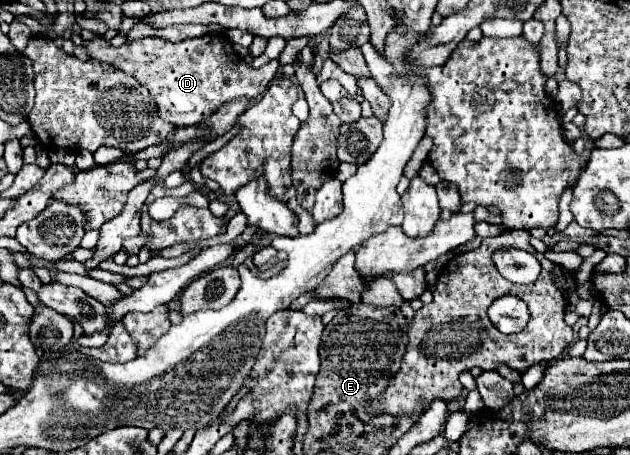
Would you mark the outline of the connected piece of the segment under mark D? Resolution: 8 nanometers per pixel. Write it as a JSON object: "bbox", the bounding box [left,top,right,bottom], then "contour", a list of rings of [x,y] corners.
{"bbox":[85,34,279,126],"contour":[[[215,34],[181,40],[177,44],[149,36],[131,44],[123,44],[121,48],[111,48],[109,42],[97,38],[85,46],[91,58],[125,70],[125,74],[141,82],[141,86],[145,86],[155,98],[159,118],[175,126],[195,126],[197,122],[205,120],[217,106],[233,98],[257,98],[267,90],[279,68],[279,60],[271,60],[261,68],[253,68],[249,62],[235,54],[229,40]]]}

